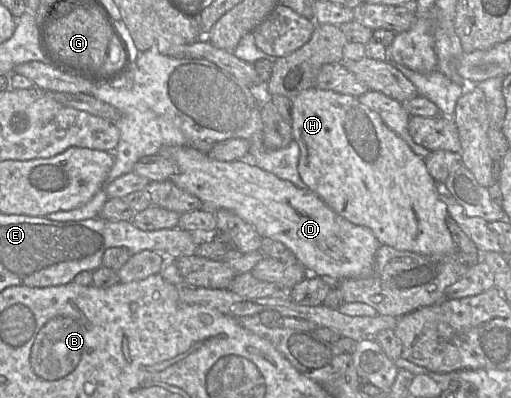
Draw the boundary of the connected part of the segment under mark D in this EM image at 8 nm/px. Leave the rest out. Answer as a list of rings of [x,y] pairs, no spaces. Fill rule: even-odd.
[[[169,146],[163,148],[157,154],[161,154],[173,160],[177,164],[178,171],[169,180],[174,182],[181,189],[199,198],[202,202],[202,208],[209,209],[213,212],[215,212],[217,209],[228,209],[233,211],[244,221],[251,224],[261,237],[271,238],[273,240],[283,243],[289,250],[293,252],[296,258],[305,266],[310,274],[320,277],[329,276],[335,279],[338,283],[338,281],[341,279],[366,277],[372,273],[375,262],[375,254],[378,248],[381,246],[380,242],[378,241],[372,230],[365,226],[353,224],[352,222],[338,215],[327,204],[325,204],[325,202],[321,198],[319,198],[308,188],[300,189],[290,181],[280,179],[276,175],[263,170],[254,163],[250,162],[248,159],[236,161],[220,161],[209,157],[207,154],[192,146]]]

